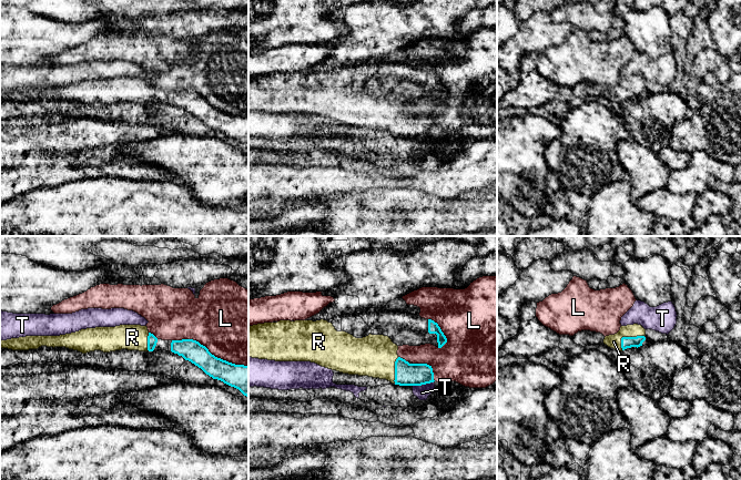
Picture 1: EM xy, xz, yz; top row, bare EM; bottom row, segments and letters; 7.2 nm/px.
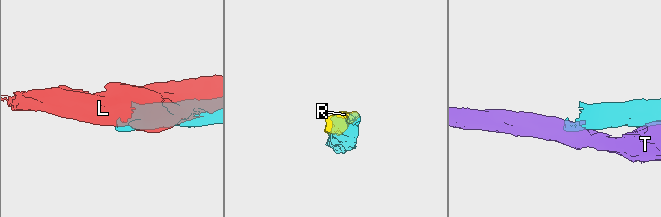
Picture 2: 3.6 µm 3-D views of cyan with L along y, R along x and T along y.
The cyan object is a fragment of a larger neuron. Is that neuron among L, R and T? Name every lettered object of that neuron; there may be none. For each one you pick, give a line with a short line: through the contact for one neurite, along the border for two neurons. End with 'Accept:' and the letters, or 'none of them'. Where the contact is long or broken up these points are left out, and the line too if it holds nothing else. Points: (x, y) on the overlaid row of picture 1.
R: line yz (626, 341), (627, 337), (613, 341)
Accept: R

